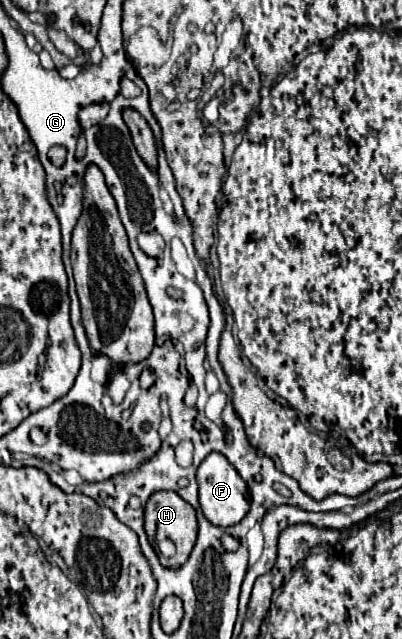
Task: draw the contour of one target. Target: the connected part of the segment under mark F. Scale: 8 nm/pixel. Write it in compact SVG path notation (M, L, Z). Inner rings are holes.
M209 453L201 465L197 467L197 483L199 483L199 505L203 515L217 527L231 527L239 523L249 507L251 507L251 495L247 483L241 479L237 469L227 461L221 453Z

